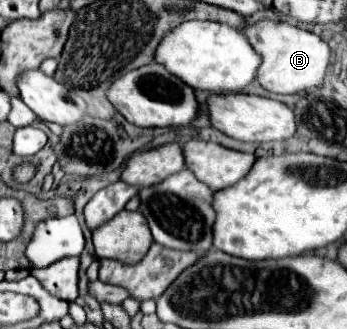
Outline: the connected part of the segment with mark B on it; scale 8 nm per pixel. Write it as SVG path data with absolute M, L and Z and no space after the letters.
M259 20L241 28L241 32L257 50L257 54L261 54L261 66L257 70L255 80L265 90L277 94L301 94L323 82L329 68L331 52L329 46L317 34L275 20Z

